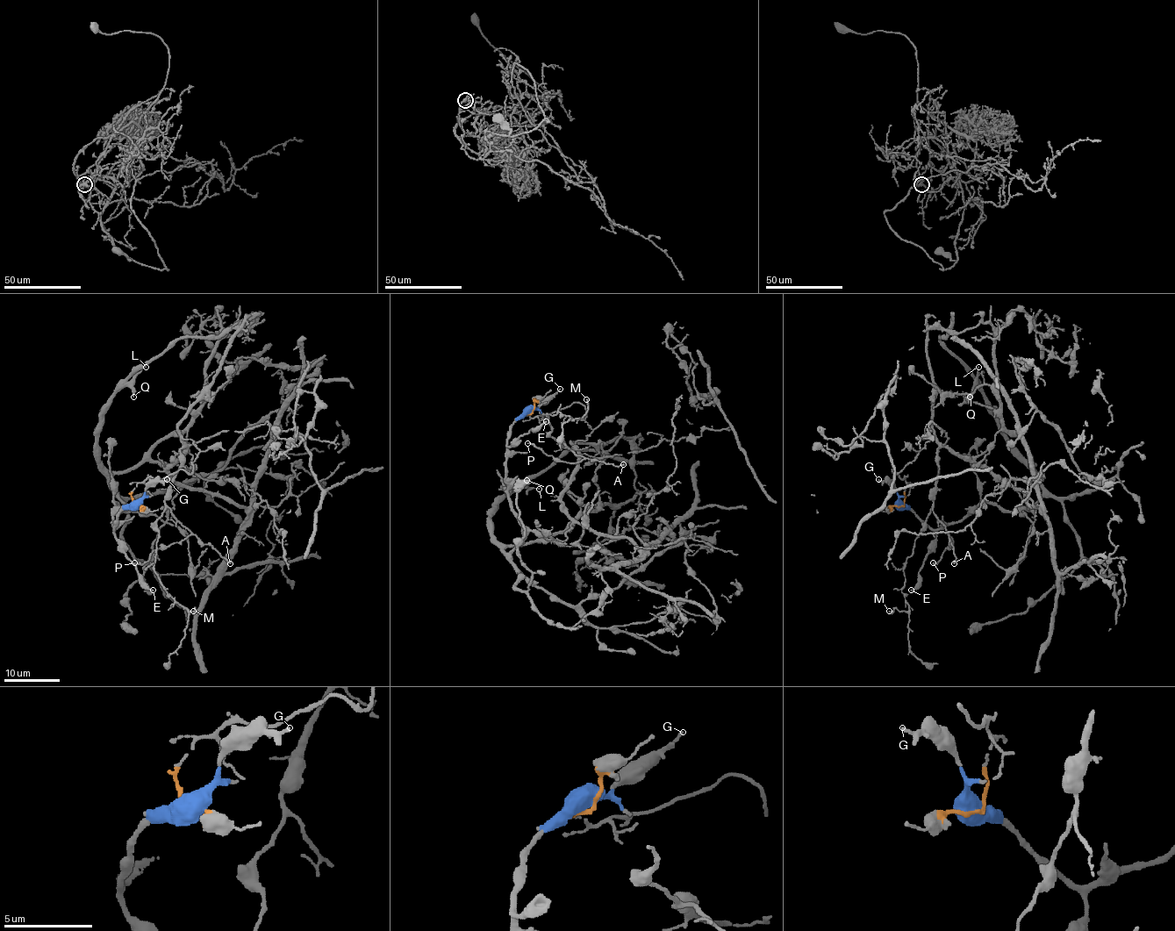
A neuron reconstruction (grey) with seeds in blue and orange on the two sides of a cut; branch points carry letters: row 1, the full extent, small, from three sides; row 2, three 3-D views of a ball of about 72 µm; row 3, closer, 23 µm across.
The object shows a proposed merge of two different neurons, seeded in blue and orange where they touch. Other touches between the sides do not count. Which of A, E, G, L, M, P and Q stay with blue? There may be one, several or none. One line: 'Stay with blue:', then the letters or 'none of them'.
Stay with blue: E, G, L, Q

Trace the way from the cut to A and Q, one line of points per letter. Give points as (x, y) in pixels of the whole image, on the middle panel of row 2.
A: (530, 412), (524, 415), (583, 404), (591, 428), (584, 440), (575, 449), (557, 443), (589, 459), (623, 464)
Q: (530, 412), (514, 422), (507, 443), (510, 509), (523, 540), (507, 553), (493, 534), (490, 515), (526, 480)

